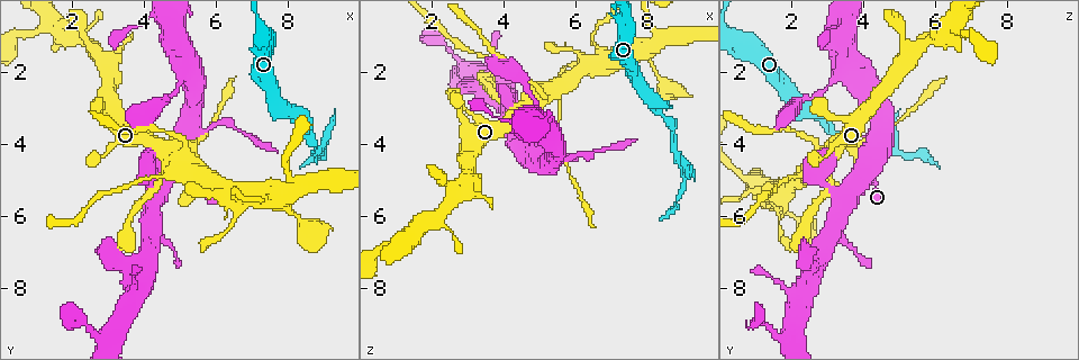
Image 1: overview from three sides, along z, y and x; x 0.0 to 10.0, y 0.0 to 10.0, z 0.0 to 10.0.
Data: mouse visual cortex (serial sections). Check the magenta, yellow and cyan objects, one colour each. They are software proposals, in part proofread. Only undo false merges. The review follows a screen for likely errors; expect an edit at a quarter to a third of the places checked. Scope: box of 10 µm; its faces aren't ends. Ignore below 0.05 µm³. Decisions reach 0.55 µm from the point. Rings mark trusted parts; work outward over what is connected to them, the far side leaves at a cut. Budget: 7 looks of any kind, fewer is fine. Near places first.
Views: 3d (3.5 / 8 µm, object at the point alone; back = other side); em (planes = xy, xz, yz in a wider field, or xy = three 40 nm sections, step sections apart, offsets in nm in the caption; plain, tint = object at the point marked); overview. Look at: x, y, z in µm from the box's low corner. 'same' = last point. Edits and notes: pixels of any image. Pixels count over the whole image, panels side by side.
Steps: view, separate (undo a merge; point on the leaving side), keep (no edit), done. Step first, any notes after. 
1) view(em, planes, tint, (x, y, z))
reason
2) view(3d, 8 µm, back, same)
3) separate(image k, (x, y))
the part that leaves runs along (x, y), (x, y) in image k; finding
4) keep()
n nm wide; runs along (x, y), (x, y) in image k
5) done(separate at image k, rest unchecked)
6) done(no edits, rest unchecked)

view(3d, 3.5 µm, (8.15, 3.15, 2.80))
thick turns thin

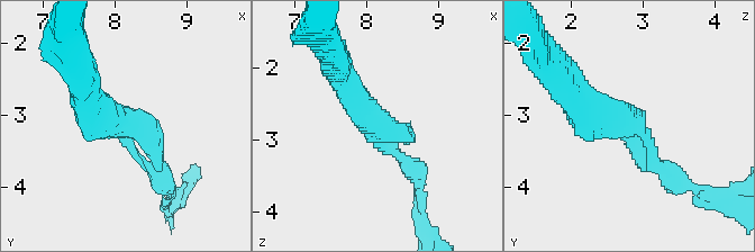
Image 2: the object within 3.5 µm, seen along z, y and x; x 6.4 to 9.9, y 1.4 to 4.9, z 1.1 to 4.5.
view(em, planes, tint, (8.15, 3.15, 2.85))

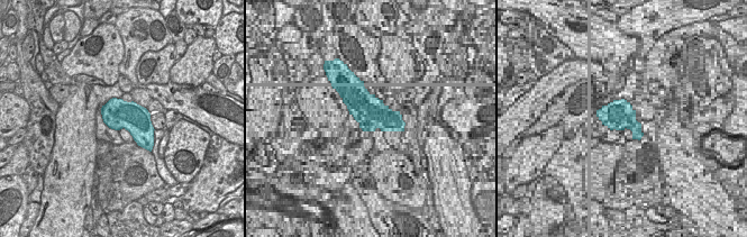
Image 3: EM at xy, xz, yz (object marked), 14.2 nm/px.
separate(image 2, (147, 165))
a second cell is stuck on

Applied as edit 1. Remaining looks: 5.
view(3d, 3.5 µm, back, (5.45, 3.65, 4.40))
arms part here

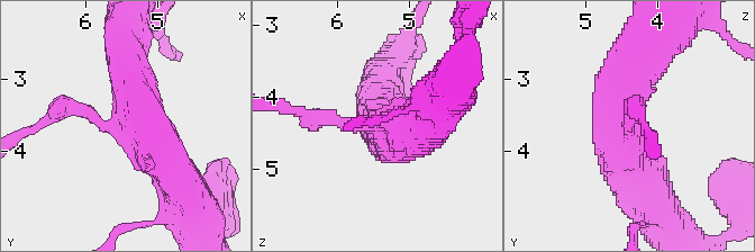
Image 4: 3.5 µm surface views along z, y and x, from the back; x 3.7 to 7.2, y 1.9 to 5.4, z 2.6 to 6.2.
view(em, xy, step 2, tint, (5.45, 3.65, 4.45))
3 arms; arms of 200, 600, 600 nm

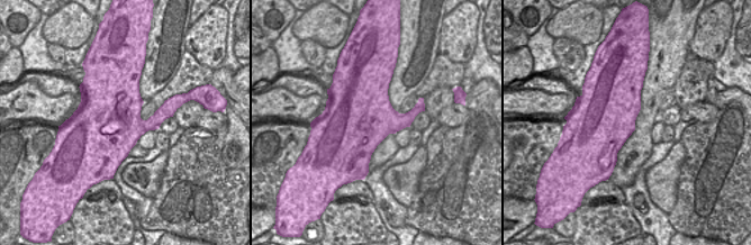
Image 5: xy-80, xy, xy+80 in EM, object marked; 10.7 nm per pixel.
view(em, xy, step 1, tint, same)

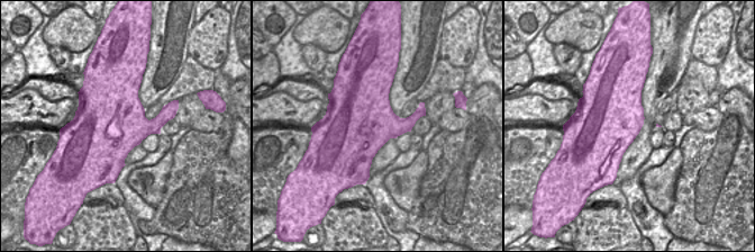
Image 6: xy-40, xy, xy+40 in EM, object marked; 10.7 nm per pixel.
keep()
continuous, no second cell

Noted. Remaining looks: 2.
view(3d, 3.5 µm, (4.45, 4.90, 2.25))

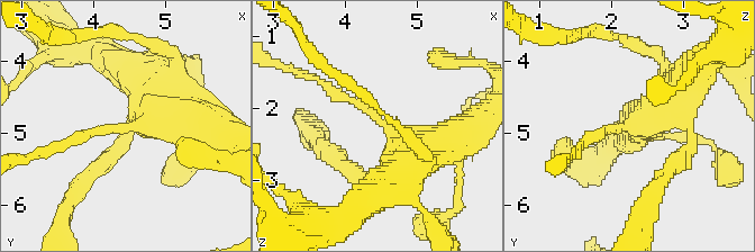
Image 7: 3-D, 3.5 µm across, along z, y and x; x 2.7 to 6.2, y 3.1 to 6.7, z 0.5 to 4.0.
view(em, xy, step 2, tint, (4.50, 4.90, 2.25))
arms of 150, 500 nm; shape alone is not enough

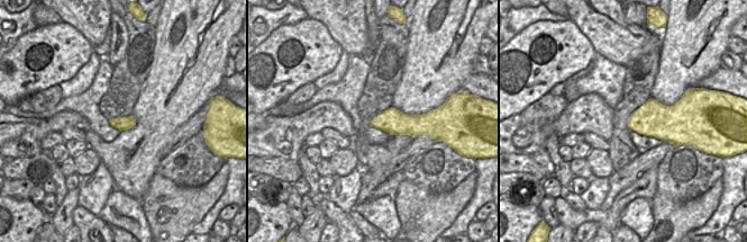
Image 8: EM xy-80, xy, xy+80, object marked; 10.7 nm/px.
keep()
runs along (400, 170), (403, 141), (318, 80) in image 7; one cell here

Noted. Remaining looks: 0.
done(separate at image 2, rest unchecked)

